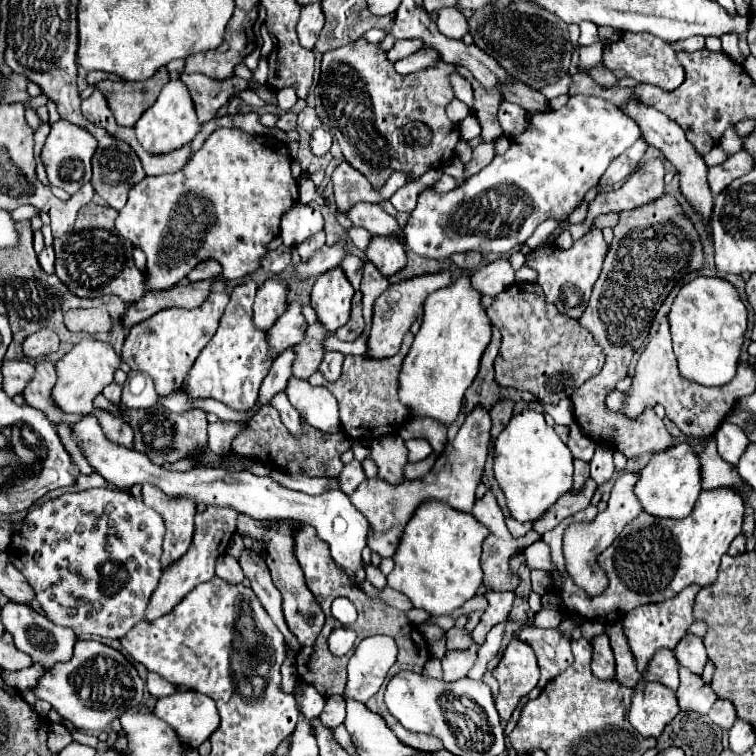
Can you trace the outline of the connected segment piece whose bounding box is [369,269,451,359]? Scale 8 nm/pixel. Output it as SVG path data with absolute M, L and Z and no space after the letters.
M443 269L439 273L427 273L411 279L403 279L395 285L389 285L387 291L381 293L381 297L375 301L373 309L373 327L369 331L369 357L383 359L391 357L399 351L403 335L411 329L411 325L423 315L423 303L427 295L431 295L437 289L443 289L451 285L451 271Z

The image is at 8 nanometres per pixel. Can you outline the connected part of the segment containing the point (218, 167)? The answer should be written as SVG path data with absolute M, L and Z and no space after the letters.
M237 127L215 129L203 147L175 175L145 177L129 191L127 205L115 219L115 229L147 255L147 289L177 285L197 263L215 259L223 265L225 279L251 275L261 267L267 245L279 235L281 217L297 205L299 185L291 175L289 147L275 137L255 137Z

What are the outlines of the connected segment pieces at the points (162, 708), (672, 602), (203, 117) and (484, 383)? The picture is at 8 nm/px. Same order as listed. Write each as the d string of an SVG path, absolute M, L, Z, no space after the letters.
M177 691L157 701L155 715L169 723L187 747L197 749L219 727L215 701L199 691Z
M689 585L675 599L667 599L663 603L653 603L653 605L641 605L641 607L637 607L637 609L623 615L621 623L625 627L629 647L631 647L633 655L635 655L637 669L641 673L645 673L647 663L651 661L651 657L655 655L657 649L661 649L661 647L673 649L675 643L679 643L679 639L683 639L687 629L693 625L693 621L695 621L693 619L693 605L695 605L695 595L699 591L701 591L699 585Z
M181 73L179 79L187 85L191 97L193 97L195 109L197 109L197 117L201 123L207 123L209 119L213 119L217 109L223 103L227 103L235 93L243 91L249 85L245 79L239 79L239 77L215 81L215 79L209 79L205 75Z
M493 327L491 343L487 345L487 349L481 357L481 369L479 369L475 381L471 383L471 387L465 393L467 411L471 411L475 405L483 405L485 409L491 409L491 405L497 399L513 399L513 401L521 399L521 401L527 401L527 403L535 401L535 397L531 393L519 393L519 391L513 391L513 389L503 389L495 383L495 379L493 379L493 361L497 357L499 345L501 345L501 335L499 335L499 329Z

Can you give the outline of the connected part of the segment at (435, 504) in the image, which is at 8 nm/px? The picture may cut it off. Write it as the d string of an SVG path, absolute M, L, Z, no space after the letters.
M425 501L411 521L405 527L405 533L401 537L399 549L393 555L395 569L387 575L387 585L405 593L413 607L425 609L431 617L439 615L451 615L455 609L463 607L463 603L471 597L475 597L477 589L483 585L483 571L481 571L481 543L487 535L487 529L475 521L471 513L459 513L447 503L441 501Z

